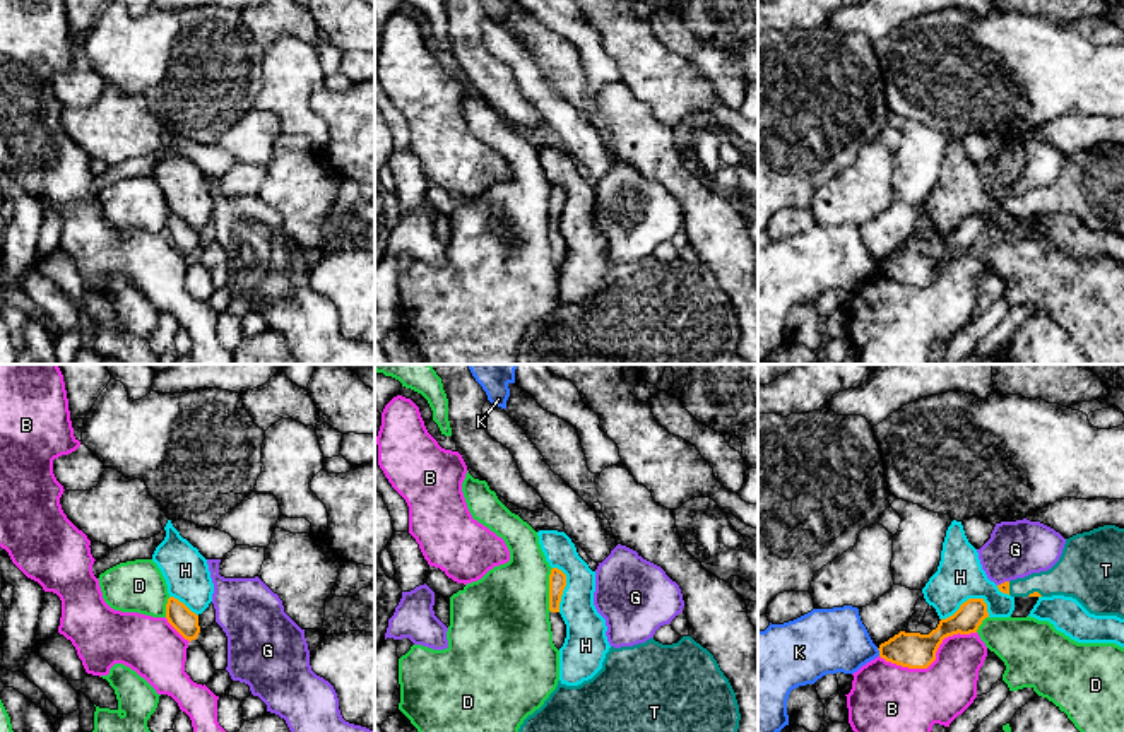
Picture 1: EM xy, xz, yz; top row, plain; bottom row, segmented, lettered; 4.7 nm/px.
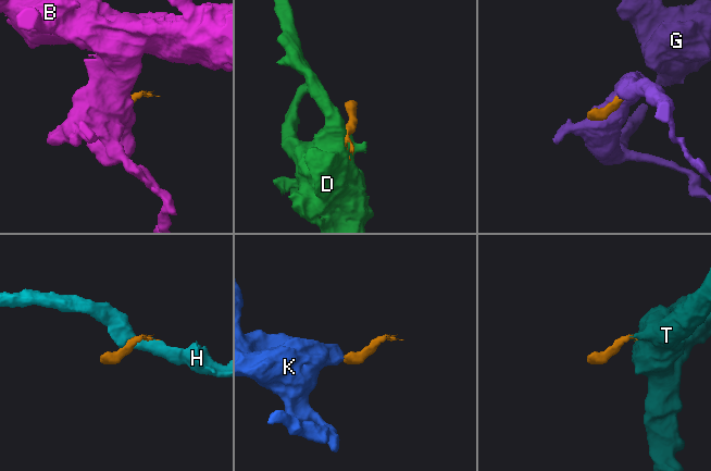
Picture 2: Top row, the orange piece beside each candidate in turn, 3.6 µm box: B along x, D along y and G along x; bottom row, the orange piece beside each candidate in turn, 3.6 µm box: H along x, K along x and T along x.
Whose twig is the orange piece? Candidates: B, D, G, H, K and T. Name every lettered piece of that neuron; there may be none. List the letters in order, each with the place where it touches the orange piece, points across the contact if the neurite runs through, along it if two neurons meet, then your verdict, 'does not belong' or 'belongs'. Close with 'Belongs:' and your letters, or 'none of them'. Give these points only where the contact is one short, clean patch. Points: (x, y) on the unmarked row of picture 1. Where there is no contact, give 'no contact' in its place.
B: meets orange in yz at (933, 277); does not belong
D: meets orange in xz at (550, 207); border along xz (553, 185), (550, 192), (550, 228); does not belong
G: meets orange in yz at (1005, 199); border along yz (1008, 197), (998, 202); does not belong
H: meets orange in yz at (964, 219); does not belong
K: meets orange in yz at (880, 269); border along yz (876, 265), (880, 272); does not belong
T: meets orange in yz at (1035, 209); runs through yz (1035, 211), (1035, 209), (1044, 200), (1083, 188); belongs
Belongs: T

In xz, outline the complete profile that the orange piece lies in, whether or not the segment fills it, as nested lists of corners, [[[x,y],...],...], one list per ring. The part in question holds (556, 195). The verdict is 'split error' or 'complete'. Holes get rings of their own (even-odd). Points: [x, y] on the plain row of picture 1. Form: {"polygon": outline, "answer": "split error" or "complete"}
{"polygon": [[[553,185],[549,192],[549,227],[551,229],[559,229],[559,219],[561,219],[565,204],[566,204],[566,192],[561,186]]], "answer": "complete"}

